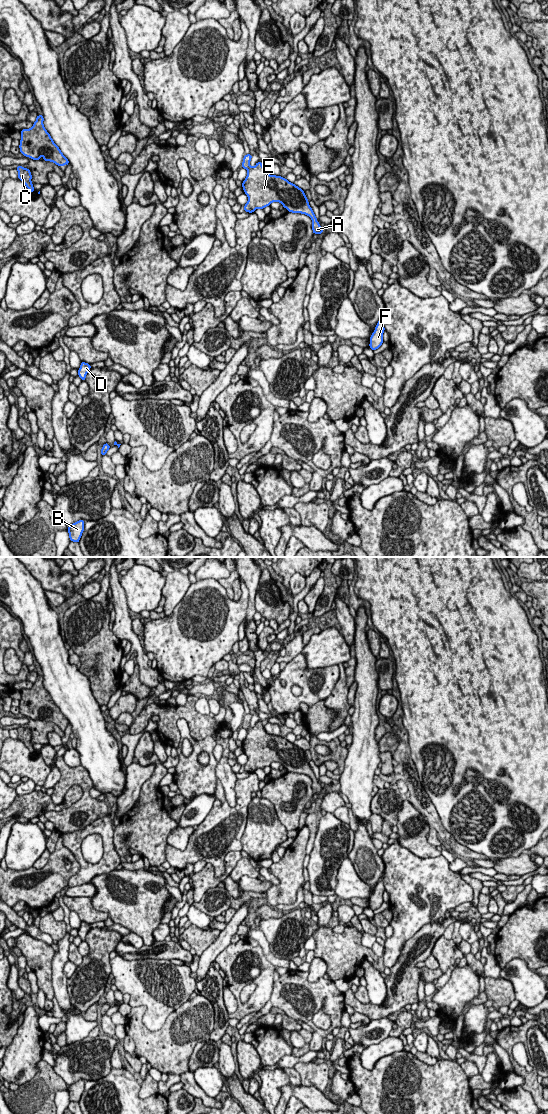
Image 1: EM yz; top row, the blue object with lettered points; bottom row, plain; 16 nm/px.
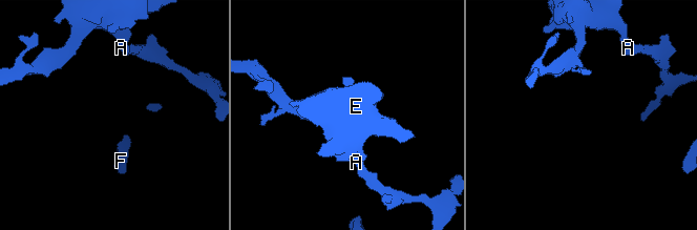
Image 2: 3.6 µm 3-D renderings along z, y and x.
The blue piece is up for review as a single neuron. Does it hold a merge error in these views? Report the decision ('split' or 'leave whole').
leave whole

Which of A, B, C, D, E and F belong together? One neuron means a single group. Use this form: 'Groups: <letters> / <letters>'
Groups: A B C D E F

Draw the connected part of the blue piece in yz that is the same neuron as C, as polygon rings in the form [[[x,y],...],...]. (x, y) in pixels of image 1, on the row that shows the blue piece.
[[[17,166],[16,168],[18,171],[18,179],[26,185],[31,193],[34,193],[33,183],[31,182],[32,175],[30,169],[24,168],[23,166]]]

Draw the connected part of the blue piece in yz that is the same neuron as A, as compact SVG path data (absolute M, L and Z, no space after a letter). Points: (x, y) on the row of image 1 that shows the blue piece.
M252 154L244 155L242 162L242 168L248 171L245 180L242 182L244 193L248 197L244 211L252 213L258 208L264 209L266 206L270 206L272 202L280 202L288 212L309 216L312 220L313 234L322 234L324 229L317 221L304 190L286 178L269 175L264 170L262 161L251 167L251 158Z

